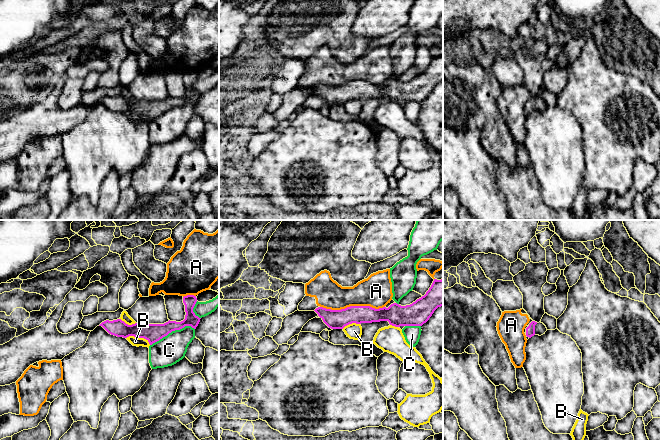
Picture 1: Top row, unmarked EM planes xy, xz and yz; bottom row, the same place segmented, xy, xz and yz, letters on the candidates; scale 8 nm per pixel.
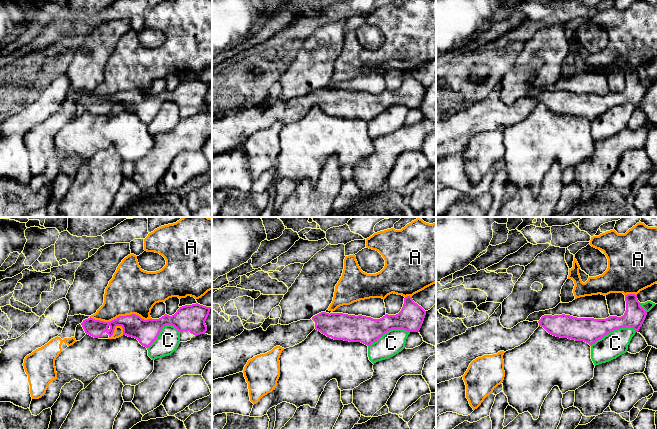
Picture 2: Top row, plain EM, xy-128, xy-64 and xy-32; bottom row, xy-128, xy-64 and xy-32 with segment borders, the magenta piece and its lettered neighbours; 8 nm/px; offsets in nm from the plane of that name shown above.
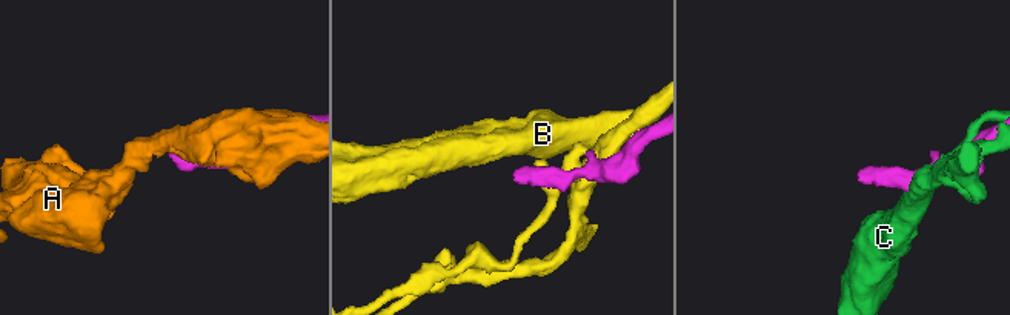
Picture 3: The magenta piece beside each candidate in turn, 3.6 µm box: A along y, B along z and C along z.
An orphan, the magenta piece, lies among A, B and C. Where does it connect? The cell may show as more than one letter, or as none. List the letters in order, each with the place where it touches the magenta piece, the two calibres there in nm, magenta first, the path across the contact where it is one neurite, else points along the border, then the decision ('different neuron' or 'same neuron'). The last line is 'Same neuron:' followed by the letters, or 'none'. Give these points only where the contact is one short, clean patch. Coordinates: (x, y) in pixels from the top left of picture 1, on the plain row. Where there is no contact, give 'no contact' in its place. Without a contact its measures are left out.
A: xz (352, 82) | 160/260 nm | different neuron
B: xy (138, 113) | 140/70 nm | along xy (126, 113), (141, 113), (150, 120) | different neuron
C: xy (172, 106) | 140/240 nm | different neuron
Same neuron: none

